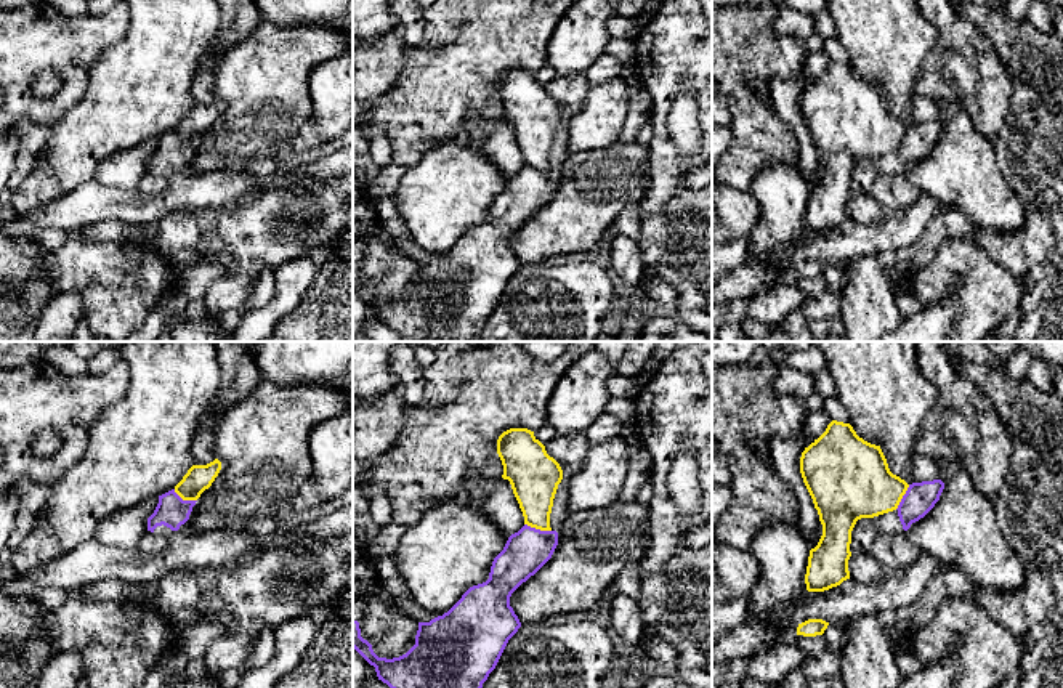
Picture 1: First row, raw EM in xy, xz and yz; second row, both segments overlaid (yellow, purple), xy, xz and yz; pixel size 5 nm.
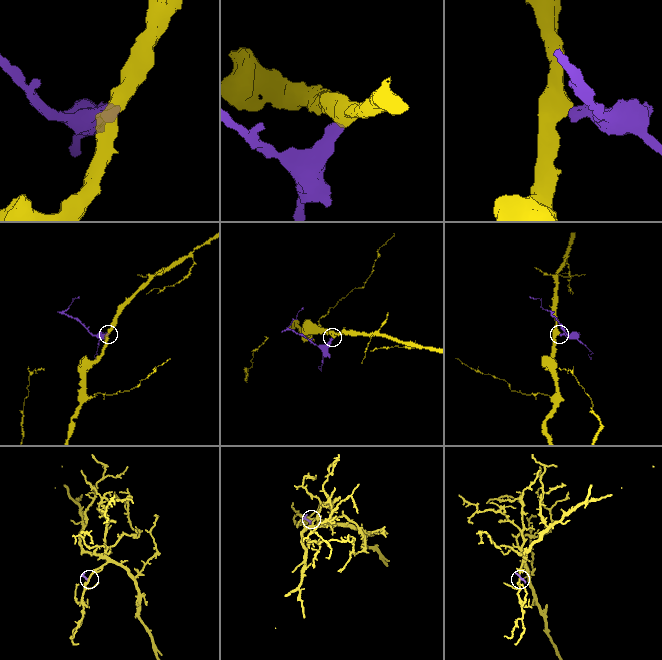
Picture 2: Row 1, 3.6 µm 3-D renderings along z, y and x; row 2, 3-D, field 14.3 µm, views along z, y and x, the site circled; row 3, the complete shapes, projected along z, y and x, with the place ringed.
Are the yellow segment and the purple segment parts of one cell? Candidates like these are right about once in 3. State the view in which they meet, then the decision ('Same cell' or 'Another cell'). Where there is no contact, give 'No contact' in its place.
Touches yellow in xz. Another cell

